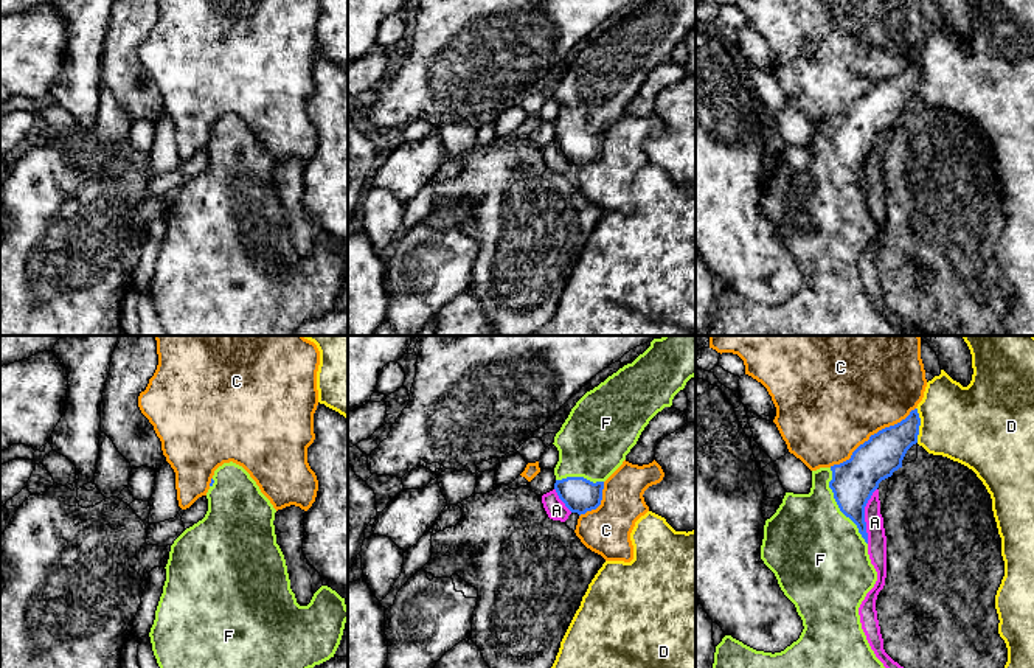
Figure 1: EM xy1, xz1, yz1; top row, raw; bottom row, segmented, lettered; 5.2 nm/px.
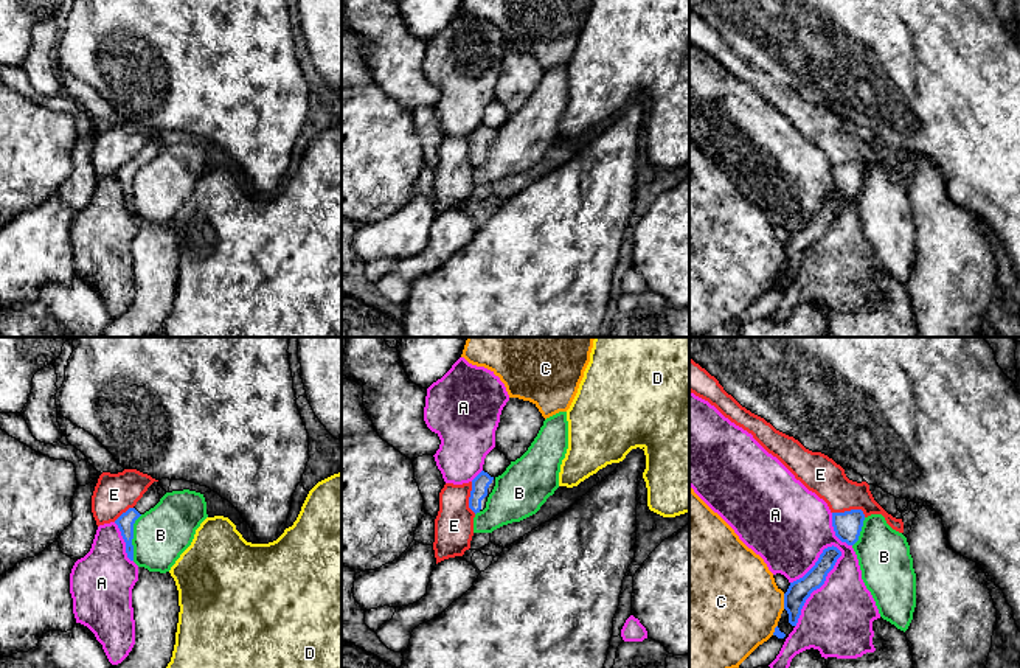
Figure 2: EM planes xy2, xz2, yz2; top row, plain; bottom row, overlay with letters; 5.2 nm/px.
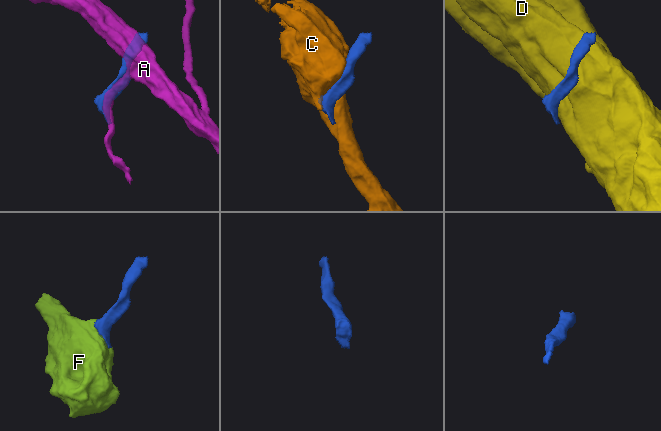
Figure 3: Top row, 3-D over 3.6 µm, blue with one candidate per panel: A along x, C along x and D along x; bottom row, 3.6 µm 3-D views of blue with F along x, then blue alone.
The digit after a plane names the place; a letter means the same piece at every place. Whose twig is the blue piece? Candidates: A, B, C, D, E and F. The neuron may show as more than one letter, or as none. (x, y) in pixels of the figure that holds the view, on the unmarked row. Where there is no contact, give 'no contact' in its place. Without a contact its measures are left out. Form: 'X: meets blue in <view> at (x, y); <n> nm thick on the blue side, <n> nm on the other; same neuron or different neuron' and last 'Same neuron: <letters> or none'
A: meets blue in yz2 at (820, 238); 120 nm thick on the blue side, 360 nm on the other; different neuron
B: meets blue in xy2 at (132, 190); 90 nm thick on the blue side, 280 nm on the other; different neuron
C: meets blue in yz1 at (871, 87); 220 nm thick on the blue side, 500 nm on the other; different neuron
D: meets blue in yz1 at (919, 76); 220 nm thick on the blue side, 400 nm on the other; different neuron
E: meets blue in yz2 at (851, 162); 140 nm thick on the blue side, 200 nm on the other; different neuron
F: meets blue in yz1 at (839, 159); 220 nm thick on the blue side, 480 nm on the other; same neuron
Same neuron: F

